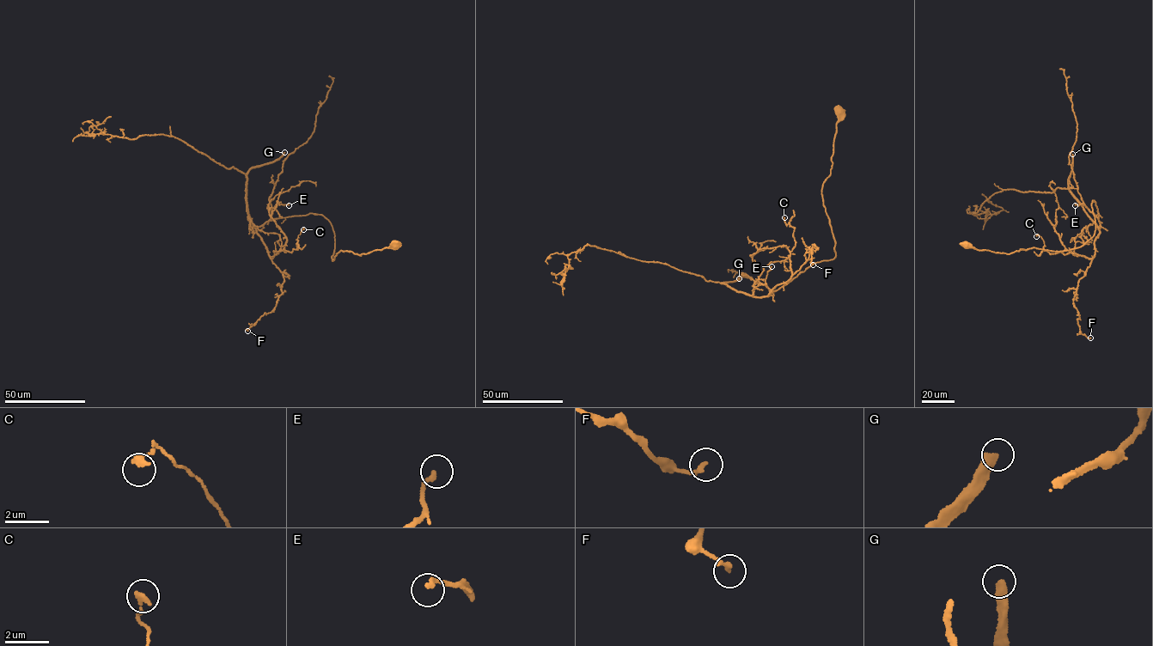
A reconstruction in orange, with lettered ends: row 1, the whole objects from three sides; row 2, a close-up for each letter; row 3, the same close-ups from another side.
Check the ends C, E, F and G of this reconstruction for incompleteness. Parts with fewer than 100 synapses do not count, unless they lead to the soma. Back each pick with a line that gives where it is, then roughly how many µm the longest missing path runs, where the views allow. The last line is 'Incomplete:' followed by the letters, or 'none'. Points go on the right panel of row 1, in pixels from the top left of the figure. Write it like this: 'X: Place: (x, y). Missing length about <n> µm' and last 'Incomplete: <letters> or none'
G: Place: (1072, 154). Missing length about 200 µm
Incomplete: G

